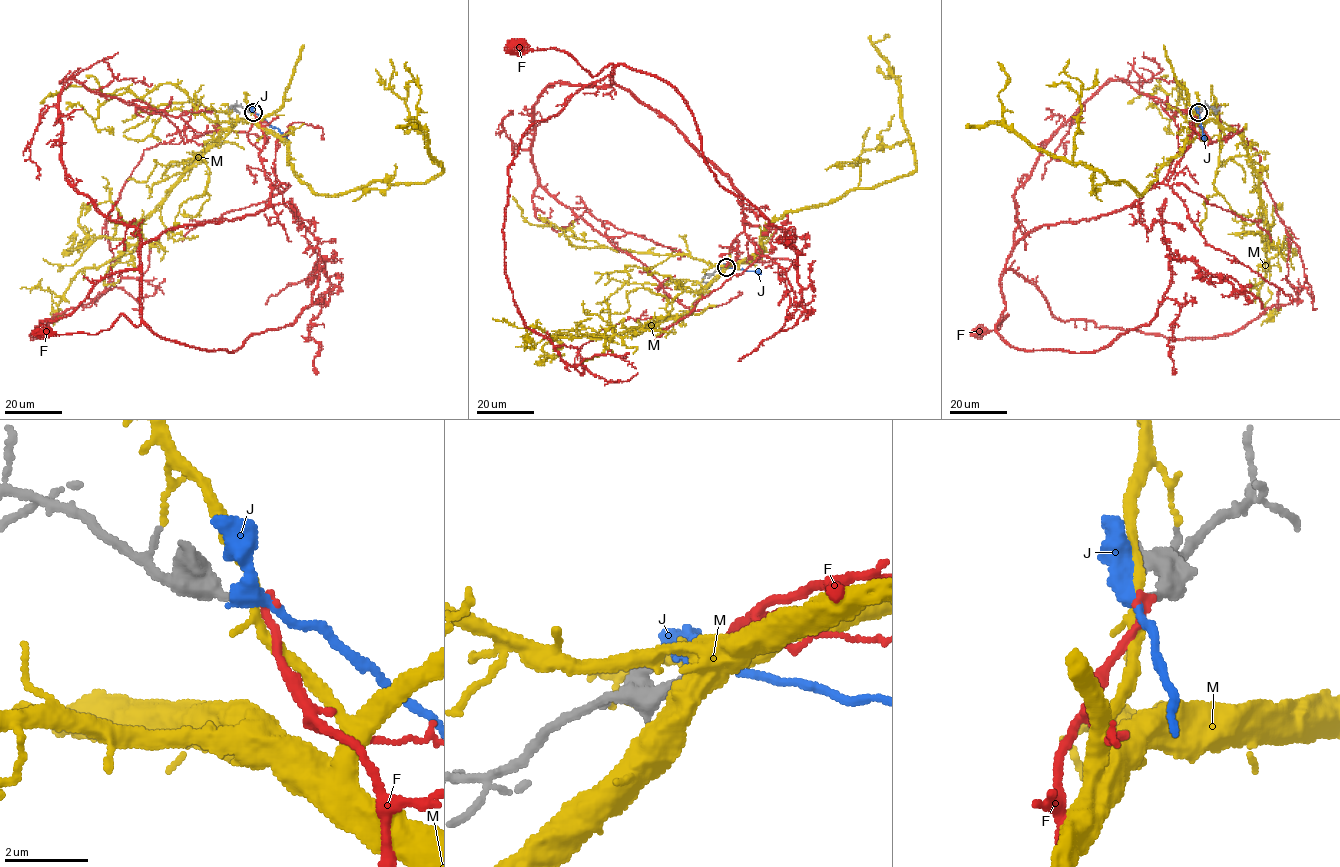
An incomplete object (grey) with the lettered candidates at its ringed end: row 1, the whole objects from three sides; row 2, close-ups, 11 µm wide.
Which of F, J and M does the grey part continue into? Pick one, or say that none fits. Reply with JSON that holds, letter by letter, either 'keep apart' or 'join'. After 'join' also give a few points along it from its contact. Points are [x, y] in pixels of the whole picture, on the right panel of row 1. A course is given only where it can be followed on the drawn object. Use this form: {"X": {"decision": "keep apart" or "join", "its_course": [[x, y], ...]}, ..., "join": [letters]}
{"F": {"decision": "keep apart"}, "J": {"decision": "keep apart"}, "M": {"decision": "keep apart"}, "join": []}

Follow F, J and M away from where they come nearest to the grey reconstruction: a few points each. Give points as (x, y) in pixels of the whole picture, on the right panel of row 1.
F: (1198, 112), (1167, 177), (1140, 198), (1020, 239), (995, 325), (1008, 314), (976, 332)
J: (1198, 112), (1205, 140)
M: (1198, 112), (1184, 149), (1141, 195), (1015, 133), (1003, 115), (998, 93), (1009, 79), (998, 62)

